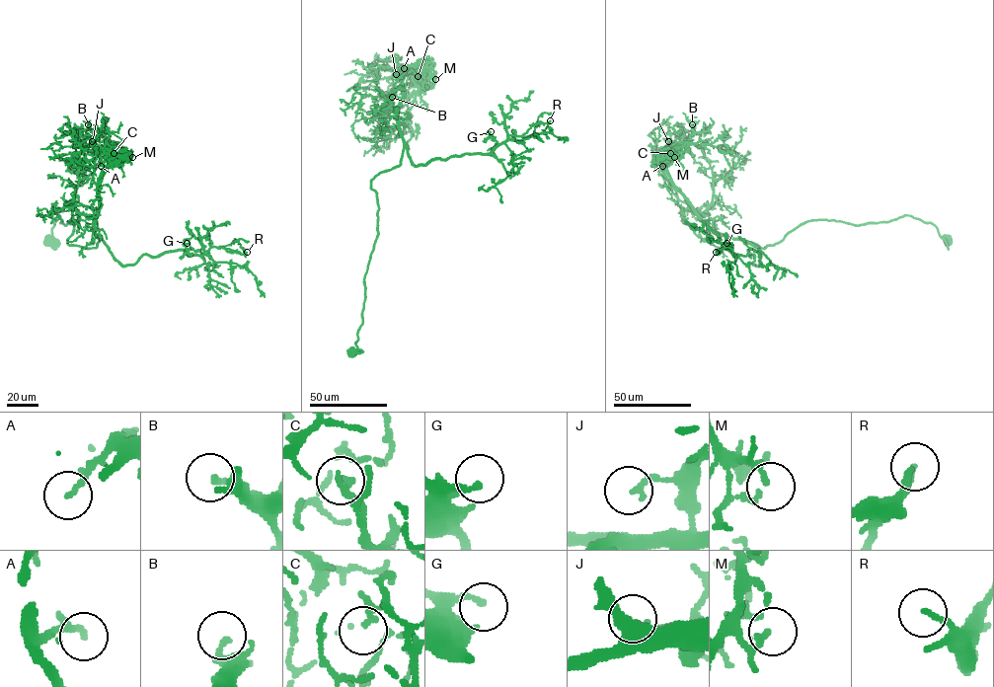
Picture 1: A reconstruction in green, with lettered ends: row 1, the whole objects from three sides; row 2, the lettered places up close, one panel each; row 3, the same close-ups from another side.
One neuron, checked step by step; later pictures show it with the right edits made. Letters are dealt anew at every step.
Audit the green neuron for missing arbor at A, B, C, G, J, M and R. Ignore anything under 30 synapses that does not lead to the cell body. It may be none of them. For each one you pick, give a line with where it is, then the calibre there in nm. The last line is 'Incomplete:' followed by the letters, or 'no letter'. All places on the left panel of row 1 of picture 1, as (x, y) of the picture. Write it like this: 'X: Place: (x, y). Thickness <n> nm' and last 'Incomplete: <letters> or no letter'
A: Place: (101, 166). Thickness 200 nm
Incomplete: A

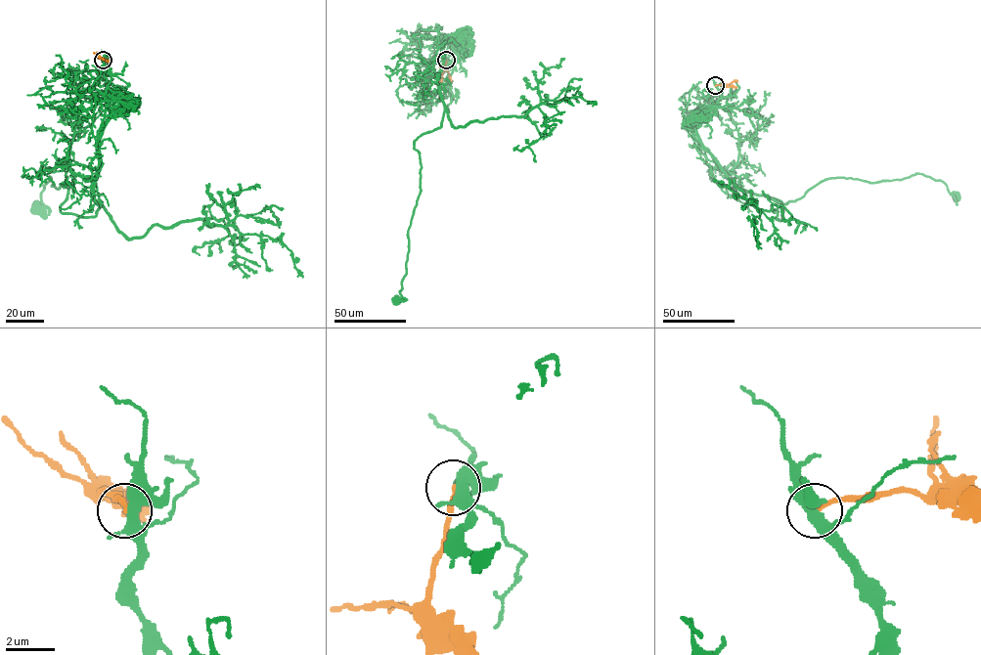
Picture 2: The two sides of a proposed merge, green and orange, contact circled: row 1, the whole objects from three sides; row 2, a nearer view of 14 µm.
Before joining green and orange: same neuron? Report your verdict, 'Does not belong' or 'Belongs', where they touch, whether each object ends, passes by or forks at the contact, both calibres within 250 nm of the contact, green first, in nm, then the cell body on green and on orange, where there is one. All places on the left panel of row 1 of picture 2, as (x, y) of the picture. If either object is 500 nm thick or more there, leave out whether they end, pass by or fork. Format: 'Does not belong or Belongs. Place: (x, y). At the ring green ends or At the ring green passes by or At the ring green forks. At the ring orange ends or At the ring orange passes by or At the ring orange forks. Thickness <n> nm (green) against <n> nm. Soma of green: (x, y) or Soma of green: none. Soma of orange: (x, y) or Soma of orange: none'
Does not belong. Place: (103, 60). At the ring green forks. At the ring orange ends. Thickness 400 nm (green) against 200 nm. Soma of green: (37, 207). Soma of orange: none

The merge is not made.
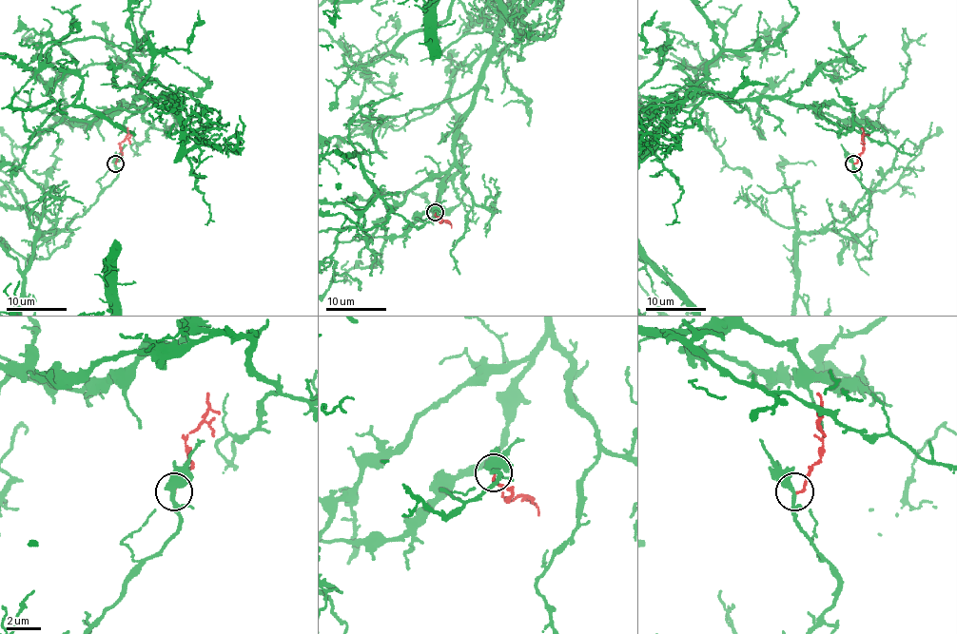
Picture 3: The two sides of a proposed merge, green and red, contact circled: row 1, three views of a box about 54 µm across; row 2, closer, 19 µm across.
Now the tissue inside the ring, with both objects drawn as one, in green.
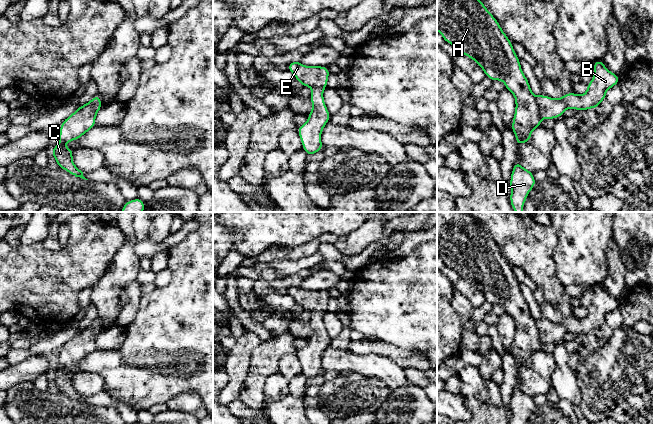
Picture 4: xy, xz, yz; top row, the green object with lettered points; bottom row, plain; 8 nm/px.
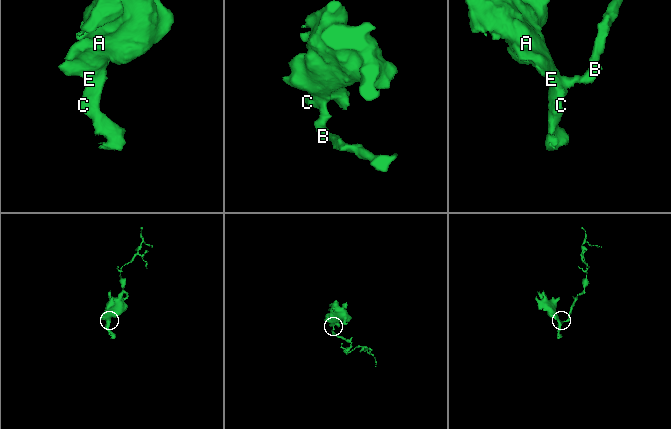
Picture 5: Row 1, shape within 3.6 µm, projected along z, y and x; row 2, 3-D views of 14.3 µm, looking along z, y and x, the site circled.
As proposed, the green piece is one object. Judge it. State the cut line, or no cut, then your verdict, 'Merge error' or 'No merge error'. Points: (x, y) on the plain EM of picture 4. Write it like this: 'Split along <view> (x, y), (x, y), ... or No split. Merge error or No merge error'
No split. No merge error

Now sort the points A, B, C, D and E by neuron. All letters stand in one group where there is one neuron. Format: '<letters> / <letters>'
A B C D E

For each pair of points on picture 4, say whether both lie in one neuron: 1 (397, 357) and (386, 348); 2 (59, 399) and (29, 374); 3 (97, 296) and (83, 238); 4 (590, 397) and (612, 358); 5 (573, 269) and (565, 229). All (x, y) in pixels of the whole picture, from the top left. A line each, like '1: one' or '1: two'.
1: one
2: two
3: two
4: one
5: one

